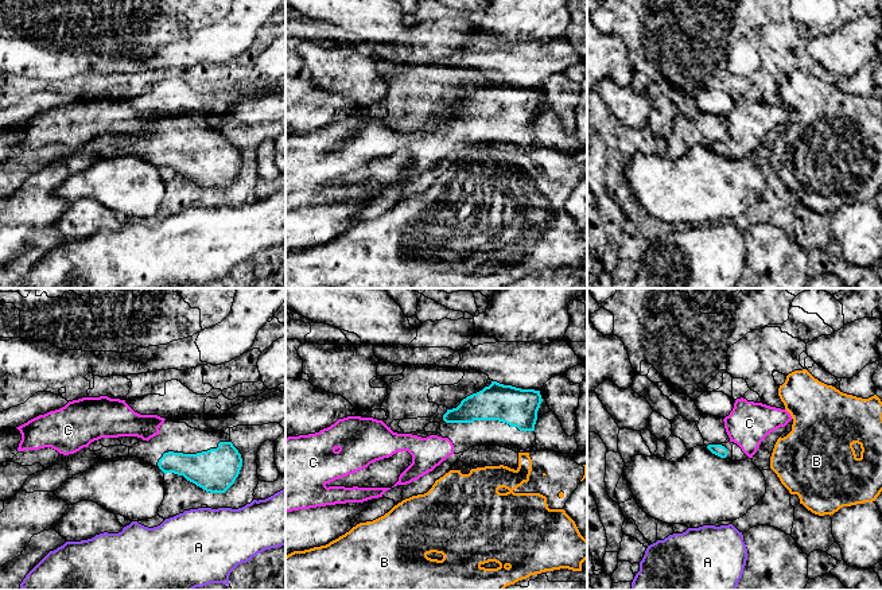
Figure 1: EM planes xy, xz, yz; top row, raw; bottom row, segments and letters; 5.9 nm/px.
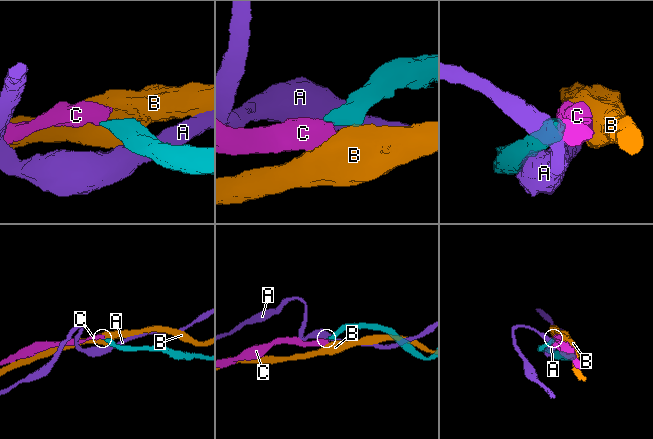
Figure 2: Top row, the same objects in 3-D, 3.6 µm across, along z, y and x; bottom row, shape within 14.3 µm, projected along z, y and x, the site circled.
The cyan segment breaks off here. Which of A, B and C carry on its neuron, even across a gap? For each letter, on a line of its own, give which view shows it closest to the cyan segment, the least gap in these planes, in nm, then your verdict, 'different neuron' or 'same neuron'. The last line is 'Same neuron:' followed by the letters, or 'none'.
A: nearest in xy; 100 nm apart; different neuron
B: nearest in xz; 140 nm apart; different neuron
C: nearest in yz; 50 nm apart; same neuron
Same neuron: C

